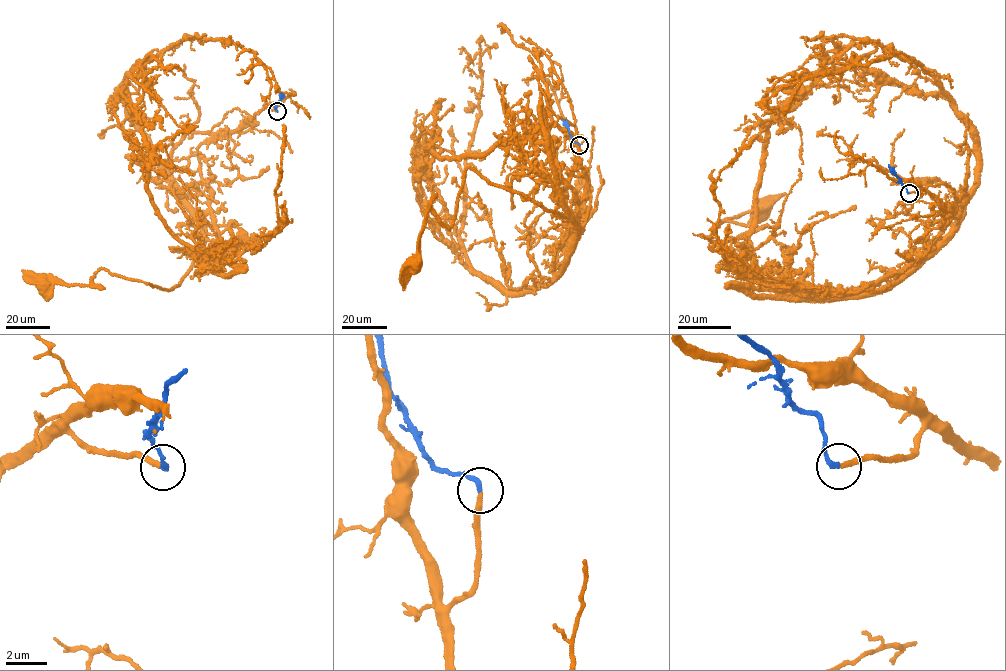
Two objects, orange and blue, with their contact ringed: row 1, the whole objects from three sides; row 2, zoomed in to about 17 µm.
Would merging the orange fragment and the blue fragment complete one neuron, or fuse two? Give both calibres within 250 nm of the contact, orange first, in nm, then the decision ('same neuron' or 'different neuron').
calibres 260 and 280 nm; same neuron

